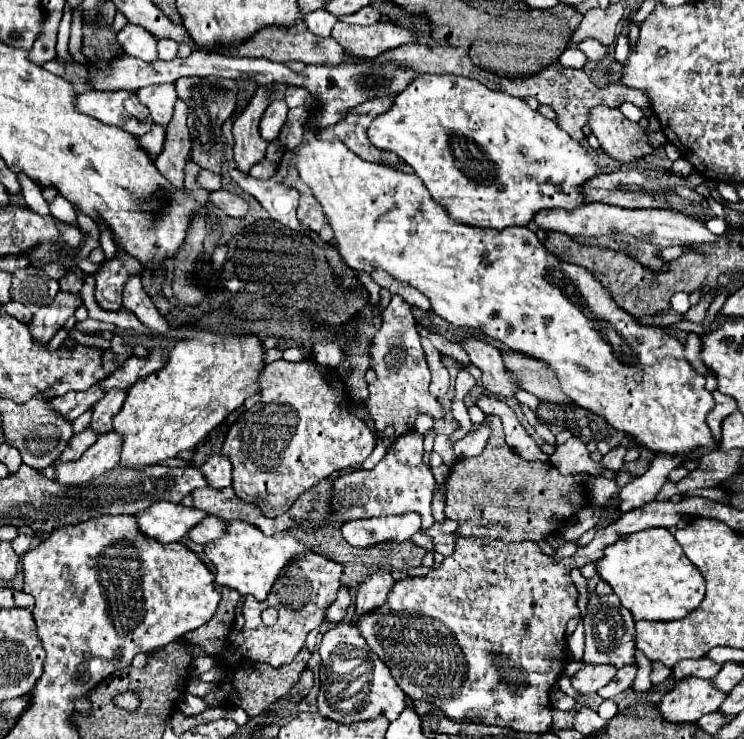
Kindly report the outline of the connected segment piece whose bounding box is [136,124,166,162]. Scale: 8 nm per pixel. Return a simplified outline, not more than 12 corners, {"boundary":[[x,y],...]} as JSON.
{"boundary":[[152,124],[138,146],[154,162],[164,148],[166,128]]}

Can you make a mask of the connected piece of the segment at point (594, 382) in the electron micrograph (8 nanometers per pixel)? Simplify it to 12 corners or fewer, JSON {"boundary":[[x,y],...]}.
{"boundary":[[310,140],[340,256],[540,358],[656,454],[720,450],[684,346],[528,226]]}

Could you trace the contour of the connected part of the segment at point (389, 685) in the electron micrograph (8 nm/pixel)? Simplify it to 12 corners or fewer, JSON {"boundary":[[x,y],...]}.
{"boundary":[[354,624],[320,644],[318,712],[360,722],[404,710]]}

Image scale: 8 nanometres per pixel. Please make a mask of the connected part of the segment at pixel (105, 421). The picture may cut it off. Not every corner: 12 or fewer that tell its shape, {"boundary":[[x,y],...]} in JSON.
{"boundary":[[108,390],[96,402],[90,426],[102,434],[112,430],[126,390]]}

